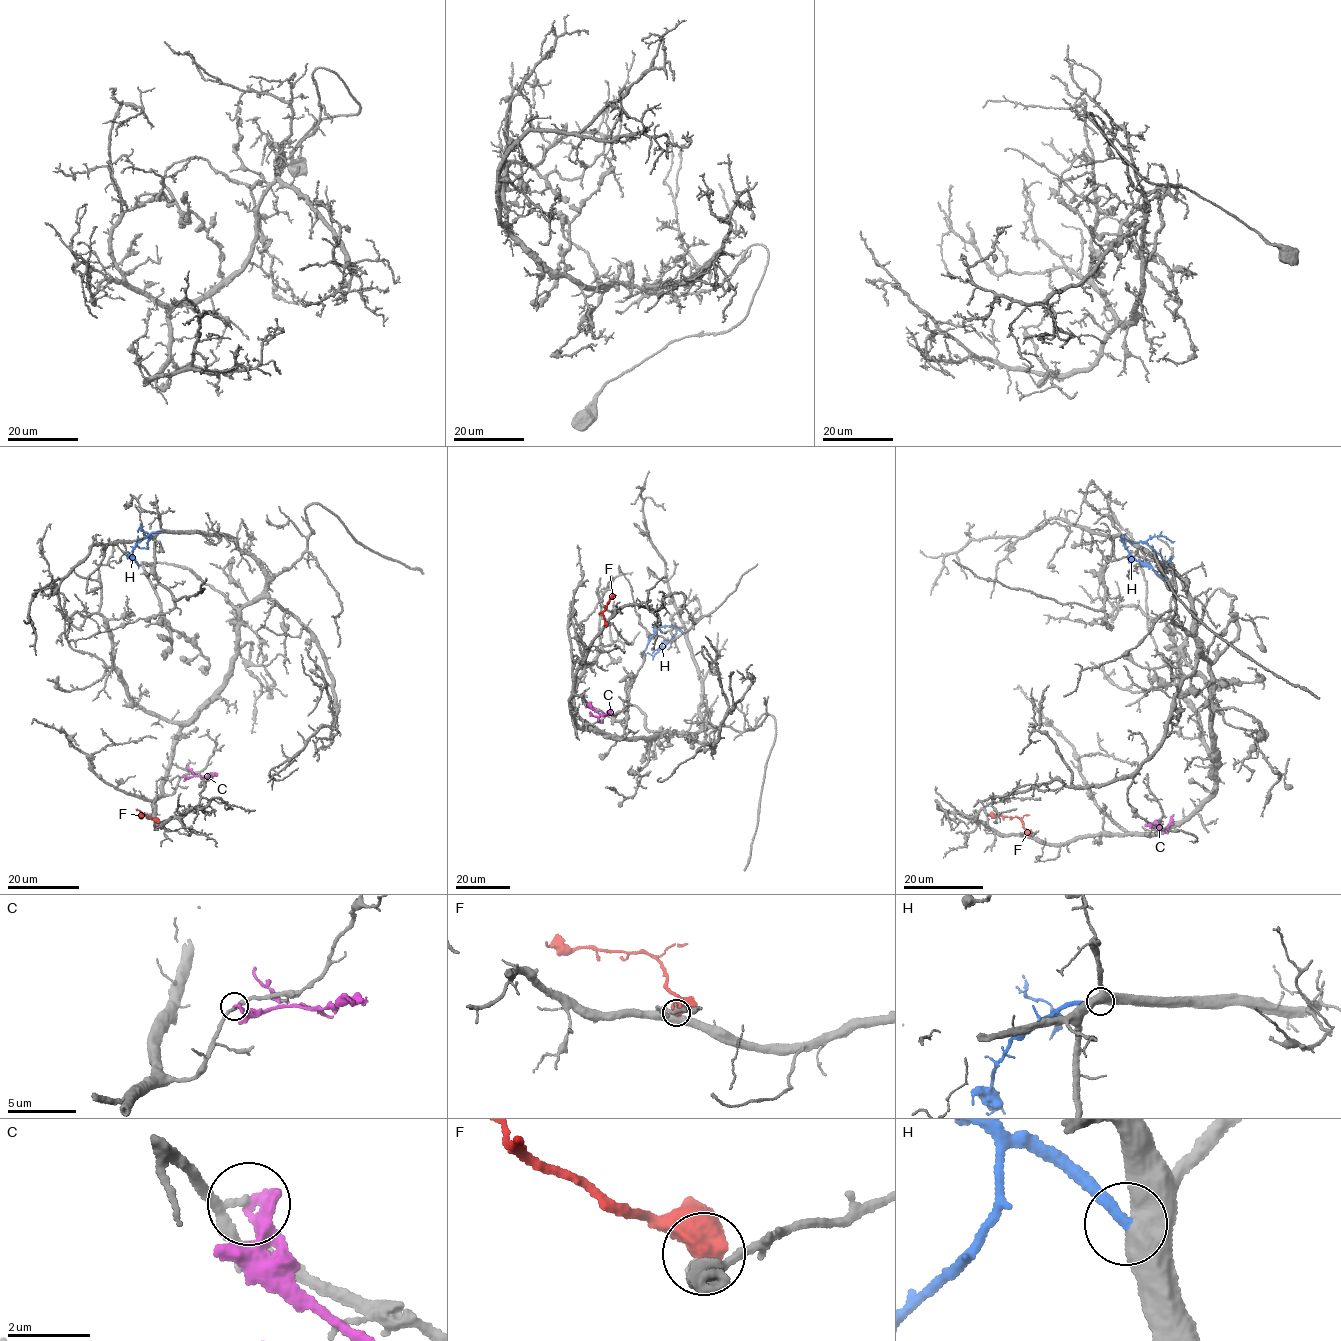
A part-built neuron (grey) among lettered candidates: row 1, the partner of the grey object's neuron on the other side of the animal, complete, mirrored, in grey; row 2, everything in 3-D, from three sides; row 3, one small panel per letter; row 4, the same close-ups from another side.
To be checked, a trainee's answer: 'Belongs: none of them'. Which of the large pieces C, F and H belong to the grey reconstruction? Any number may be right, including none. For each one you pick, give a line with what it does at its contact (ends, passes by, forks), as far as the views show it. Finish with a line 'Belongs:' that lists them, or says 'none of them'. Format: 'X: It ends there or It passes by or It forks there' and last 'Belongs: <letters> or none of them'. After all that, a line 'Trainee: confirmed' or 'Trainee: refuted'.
H: It ends there
Belongs: H
Trainee: refuted

